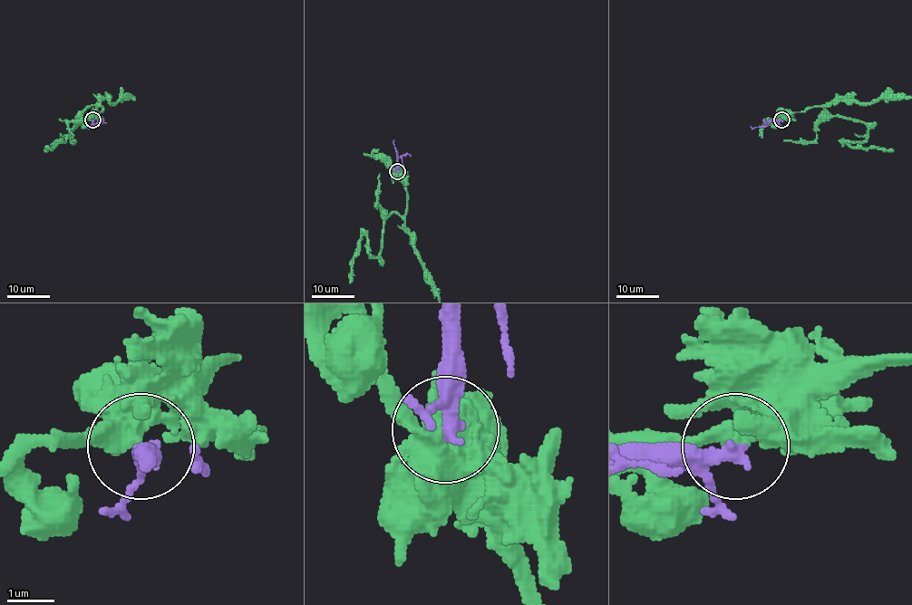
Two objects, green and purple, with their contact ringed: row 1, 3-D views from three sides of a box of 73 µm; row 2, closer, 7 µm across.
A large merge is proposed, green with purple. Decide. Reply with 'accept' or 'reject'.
reject

